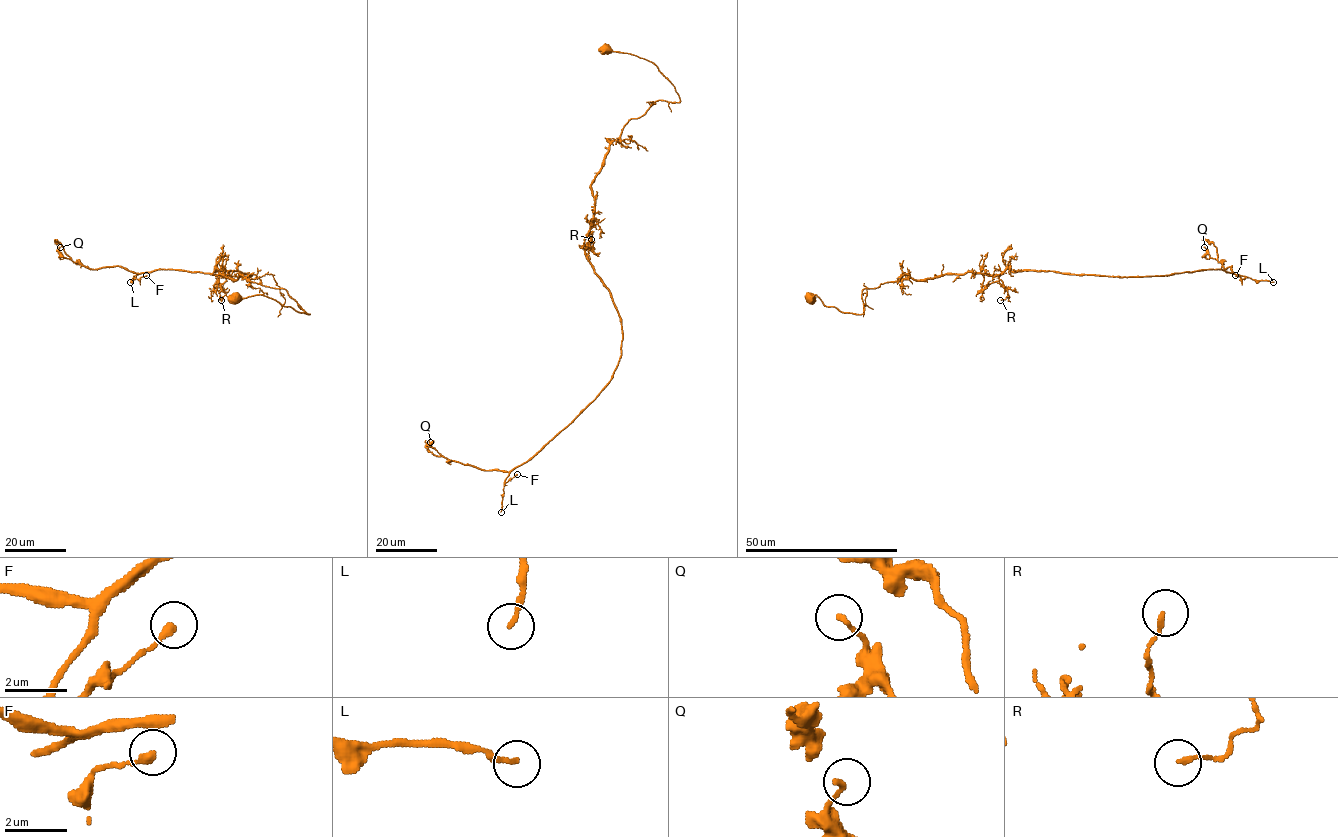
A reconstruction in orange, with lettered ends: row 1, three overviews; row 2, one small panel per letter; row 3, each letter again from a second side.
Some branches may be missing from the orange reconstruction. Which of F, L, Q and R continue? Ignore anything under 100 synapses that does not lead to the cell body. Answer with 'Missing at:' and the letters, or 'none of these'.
Missing at: none of these

